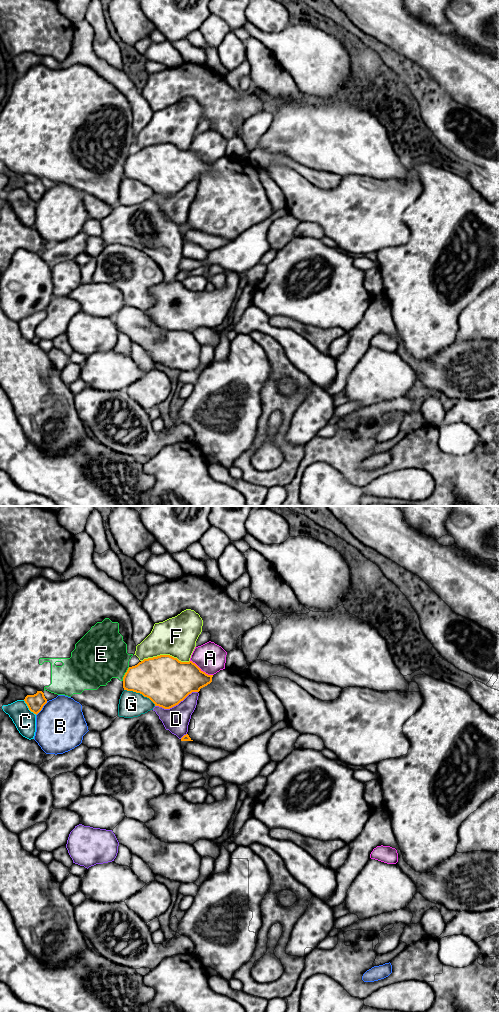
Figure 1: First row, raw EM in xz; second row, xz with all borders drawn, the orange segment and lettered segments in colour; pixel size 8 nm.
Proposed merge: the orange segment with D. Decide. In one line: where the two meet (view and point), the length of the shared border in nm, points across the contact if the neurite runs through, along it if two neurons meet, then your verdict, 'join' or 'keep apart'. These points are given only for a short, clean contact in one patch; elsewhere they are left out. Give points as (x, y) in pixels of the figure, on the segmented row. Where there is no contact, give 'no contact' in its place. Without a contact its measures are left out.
meets orange in xz at (176, 704); contact 360 nm long; keep apart

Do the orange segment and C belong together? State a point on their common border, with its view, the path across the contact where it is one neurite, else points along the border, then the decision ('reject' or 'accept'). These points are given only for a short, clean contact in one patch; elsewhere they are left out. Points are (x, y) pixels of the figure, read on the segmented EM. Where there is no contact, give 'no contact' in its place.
xz (28, 707) | reject

